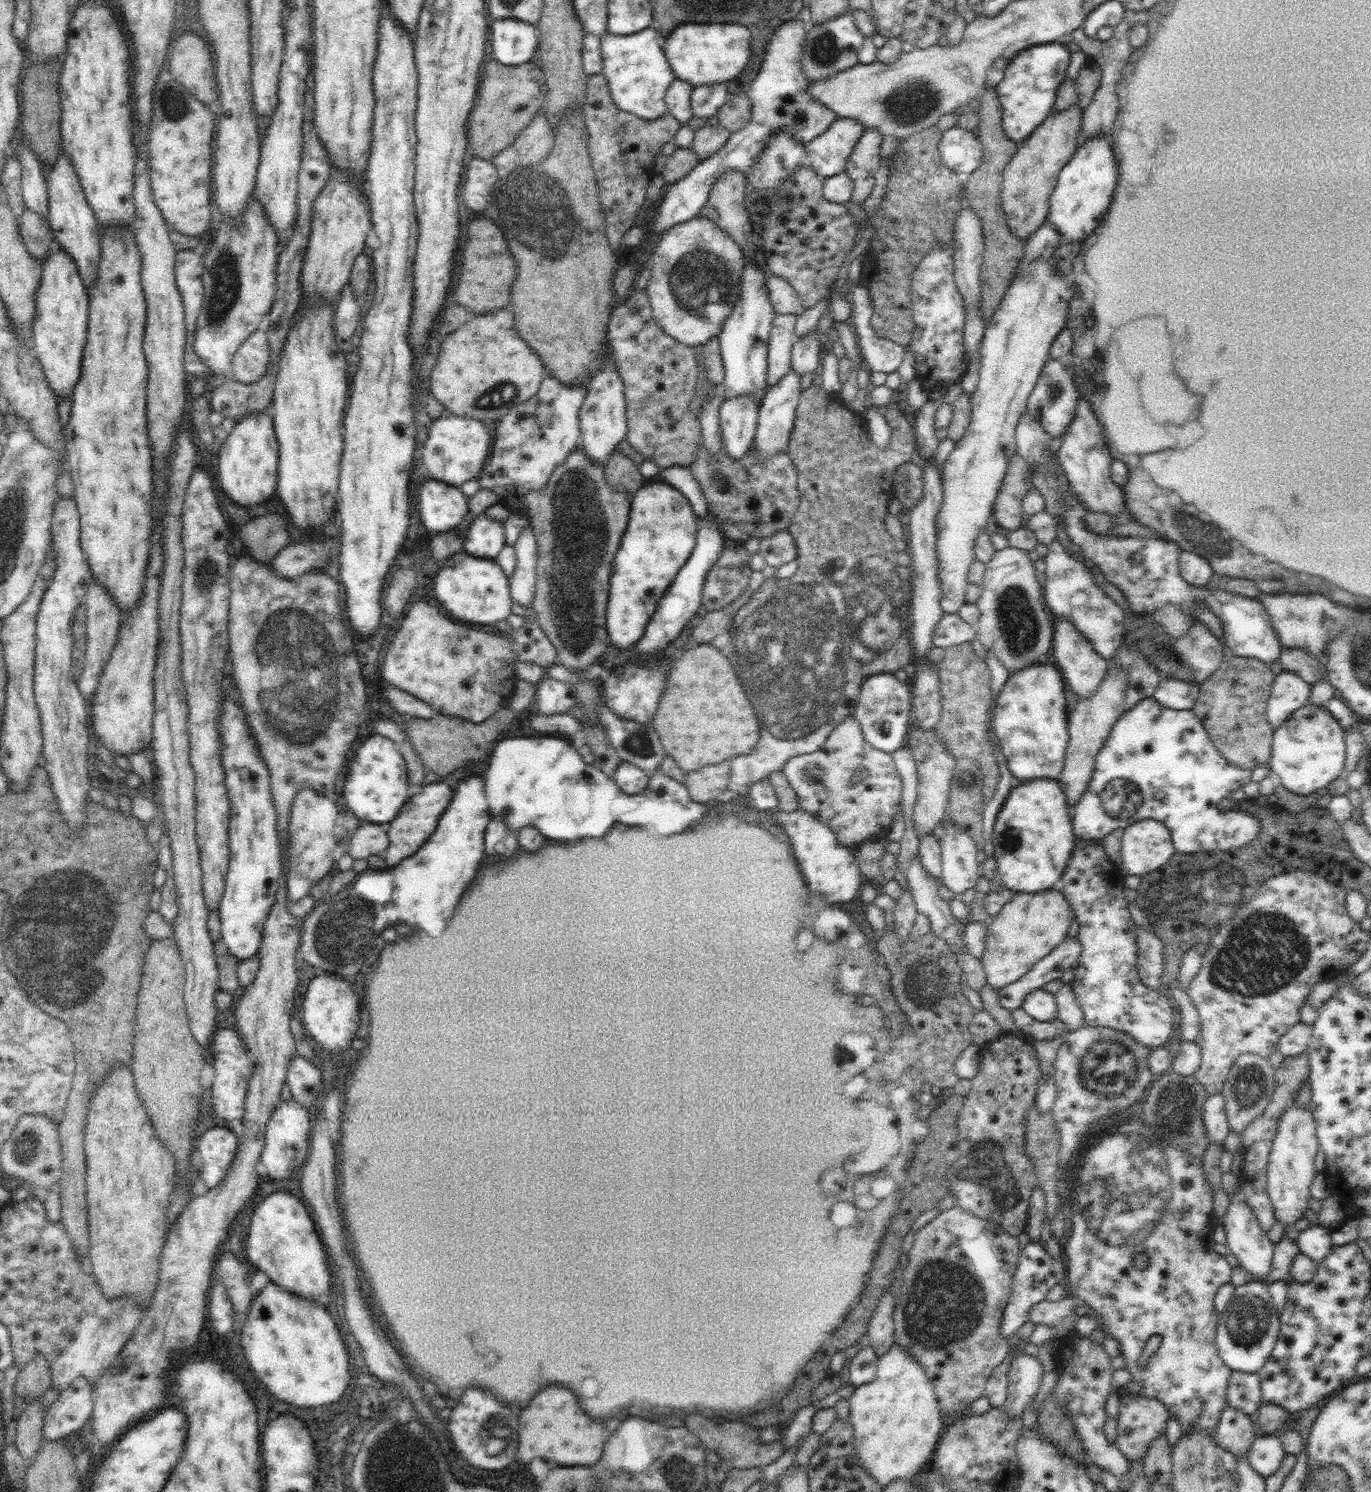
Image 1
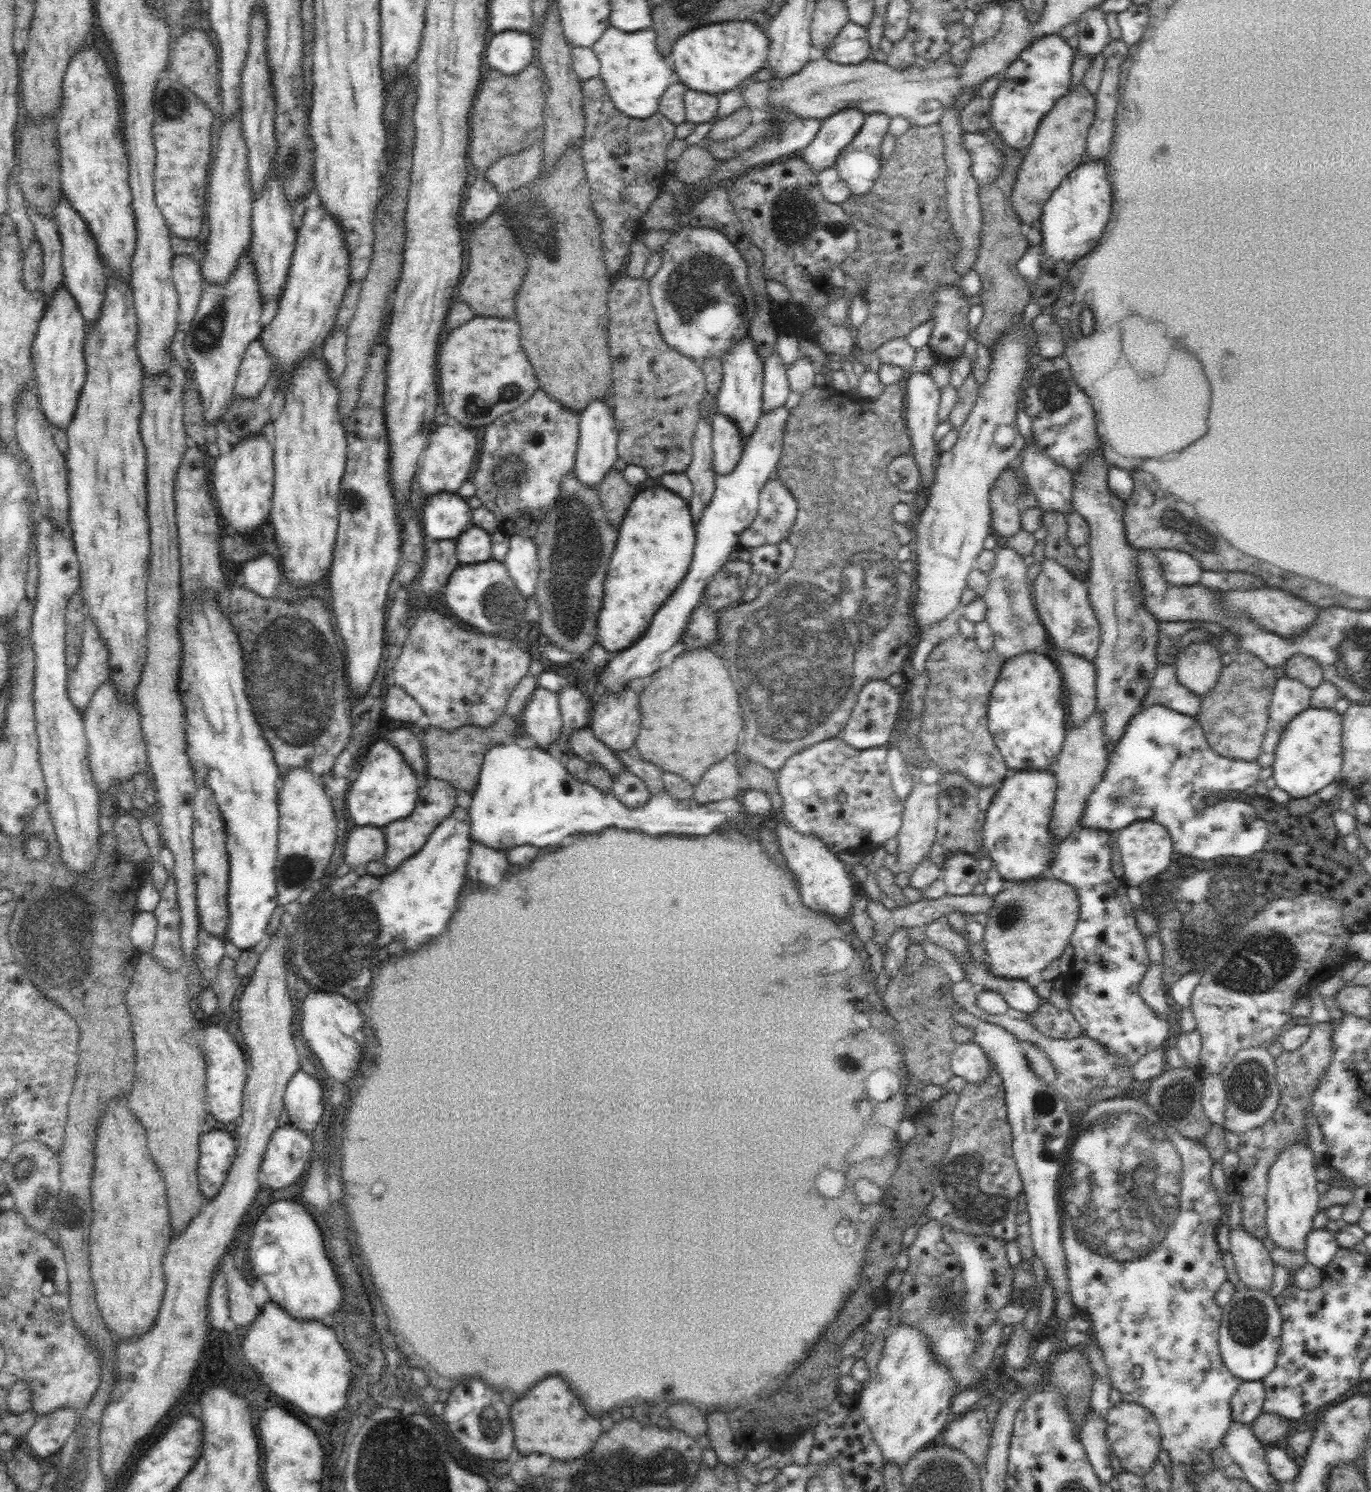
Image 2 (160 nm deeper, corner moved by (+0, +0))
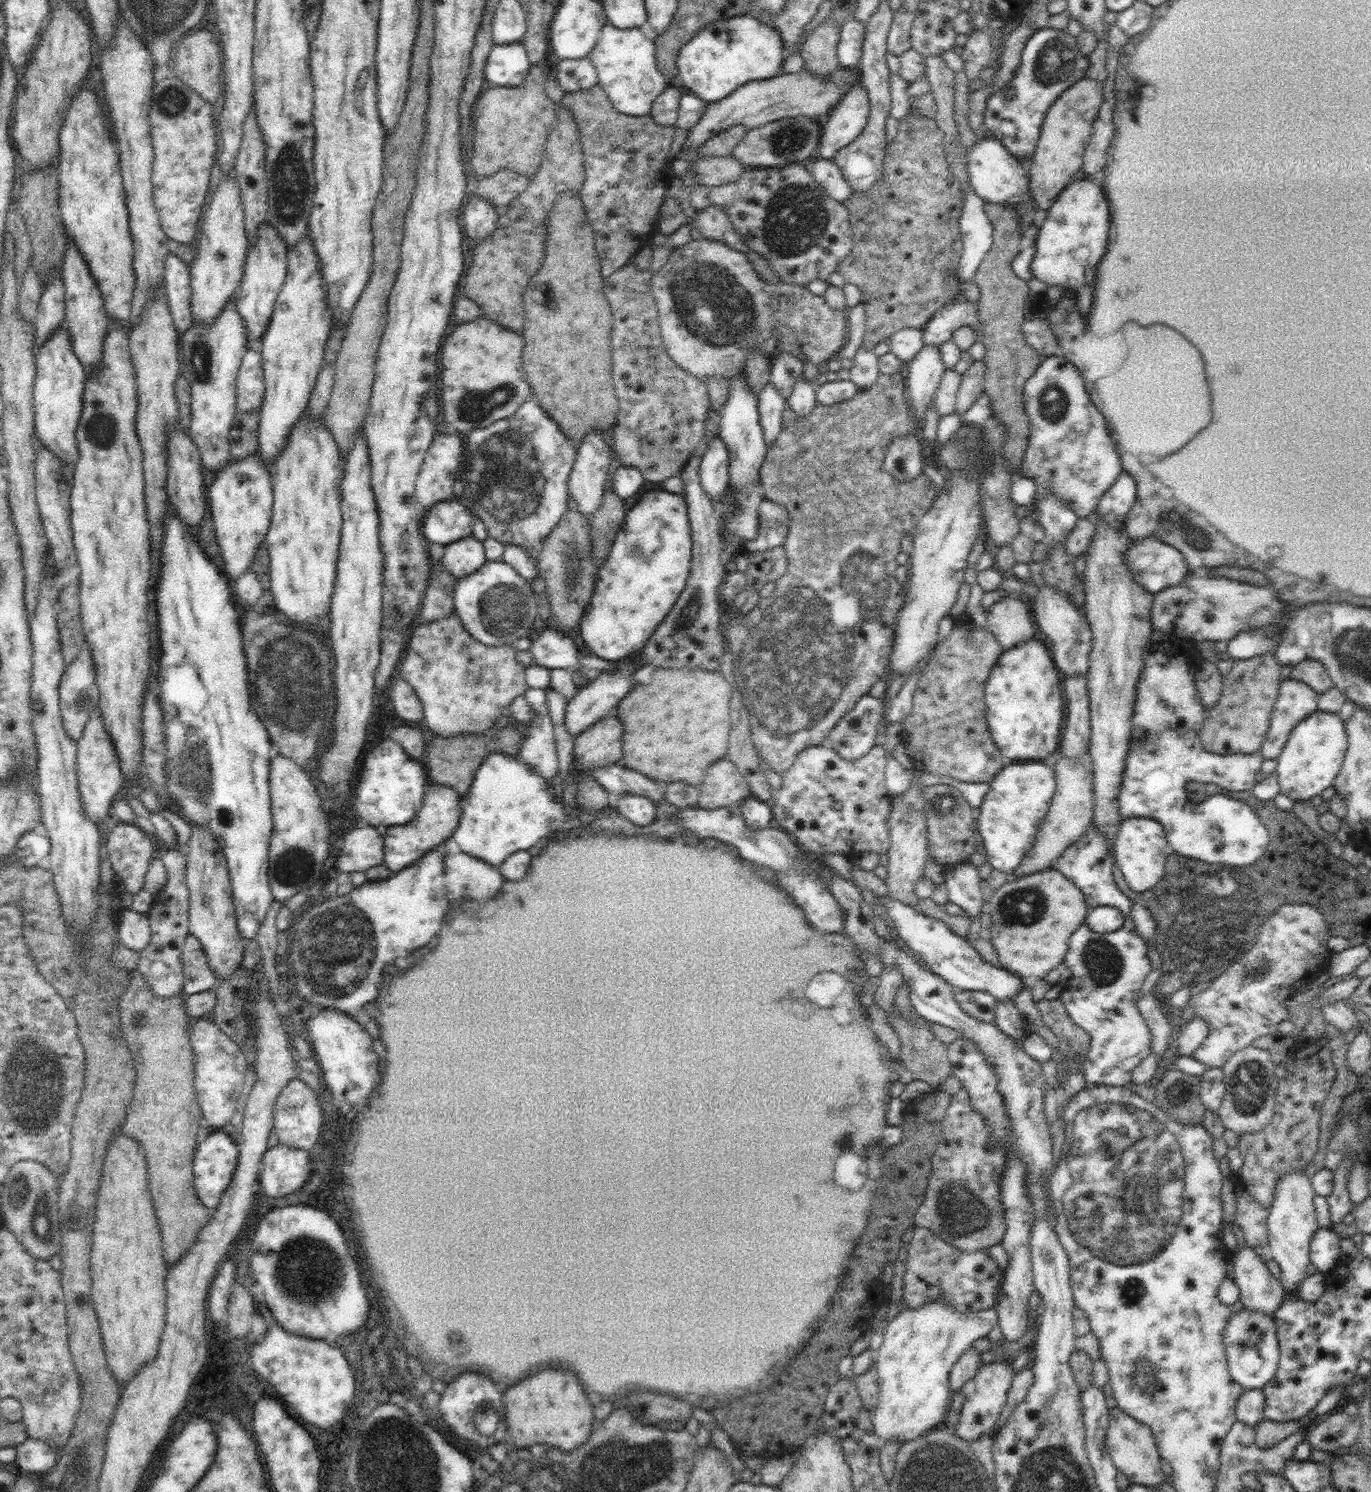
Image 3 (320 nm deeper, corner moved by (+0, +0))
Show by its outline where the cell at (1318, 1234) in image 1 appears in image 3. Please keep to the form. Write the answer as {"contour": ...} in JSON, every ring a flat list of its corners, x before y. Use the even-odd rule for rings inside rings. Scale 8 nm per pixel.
{"contour":[[1320,1227,1315,1232,1311,1240,1310,1260,1320,1273,1327,1275,1344,1259,1340,1240,1332,1228]]}

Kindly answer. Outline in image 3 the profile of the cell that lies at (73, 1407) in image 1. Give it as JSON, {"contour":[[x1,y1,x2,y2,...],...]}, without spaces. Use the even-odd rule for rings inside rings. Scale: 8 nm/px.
{"contour":[[28,1437,16,1448,15,1463,21,1472,45,1473,53,1471,58,1460,58,1448,45,1440]]}

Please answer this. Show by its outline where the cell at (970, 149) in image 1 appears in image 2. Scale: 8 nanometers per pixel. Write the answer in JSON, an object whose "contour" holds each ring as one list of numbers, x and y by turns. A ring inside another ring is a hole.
{"contour":[[963,132,963,143,971,156,971,169,981,186,997,180,1005,161,1003,152,982,132]]}

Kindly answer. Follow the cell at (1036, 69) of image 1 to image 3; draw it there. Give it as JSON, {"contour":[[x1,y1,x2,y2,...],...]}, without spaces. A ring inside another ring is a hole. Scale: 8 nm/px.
{"contour":[[1046,27,1034,31,1022,49,1021,63,1012,80,999,90,996,97,993,94,988,97,983,123,989,128,990,135,998,139,1019,160,1030,159,1038,144,1048,110,1067,88,1086,76,1089,61,1090,57,1078,48,1077,39,1070,35,1067,29]]}

